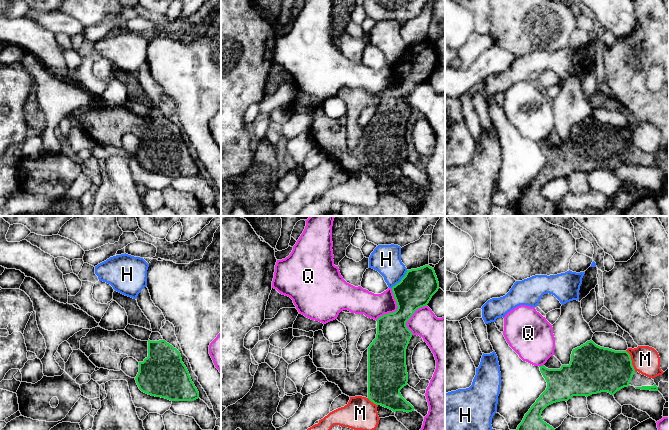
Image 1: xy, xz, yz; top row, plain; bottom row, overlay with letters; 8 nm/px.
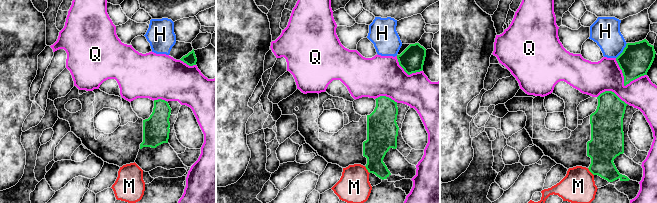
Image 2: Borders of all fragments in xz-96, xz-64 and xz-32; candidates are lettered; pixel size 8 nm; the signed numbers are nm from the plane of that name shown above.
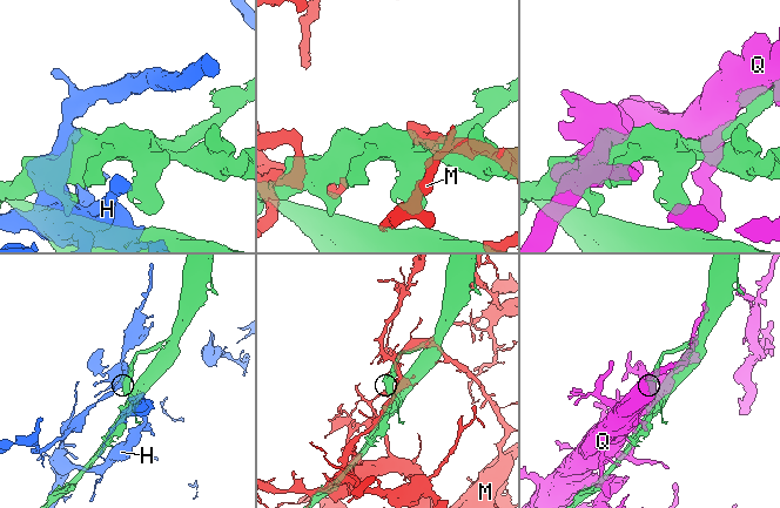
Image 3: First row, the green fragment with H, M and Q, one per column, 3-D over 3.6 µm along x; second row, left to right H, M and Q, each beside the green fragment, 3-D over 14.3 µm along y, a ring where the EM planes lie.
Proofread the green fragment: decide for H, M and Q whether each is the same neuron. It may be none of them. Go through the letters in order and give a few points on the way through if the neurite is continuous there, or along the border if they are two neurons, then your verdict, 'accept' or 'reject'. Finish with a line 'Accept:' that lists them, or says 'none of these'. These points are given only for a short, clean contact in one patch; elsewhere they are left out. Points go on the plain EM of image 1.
H: reject
M: reject
Q: reject
Accept: none of these

